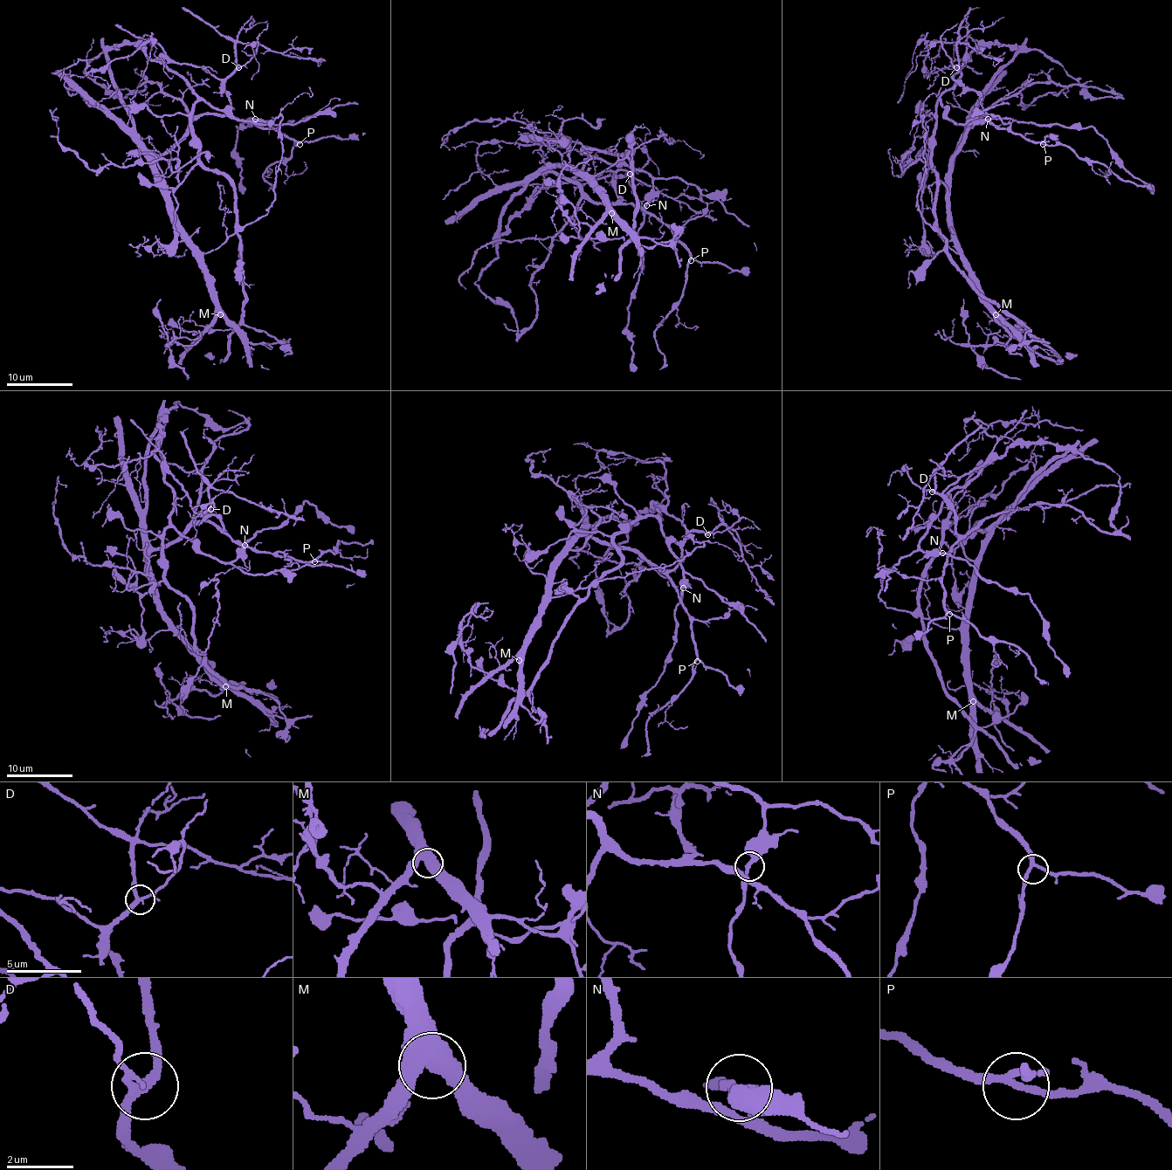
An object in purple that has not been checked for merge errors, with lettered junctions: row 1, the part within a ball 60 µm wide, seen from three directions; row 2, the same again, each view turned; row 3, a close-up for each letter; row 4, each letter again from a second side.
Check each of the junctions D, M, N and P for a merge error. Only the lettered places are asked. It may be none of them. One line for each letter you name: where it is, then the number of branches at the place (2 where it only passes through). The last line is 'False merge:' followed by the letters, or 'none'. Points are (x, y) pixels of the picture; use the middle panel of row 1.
False merge: none

